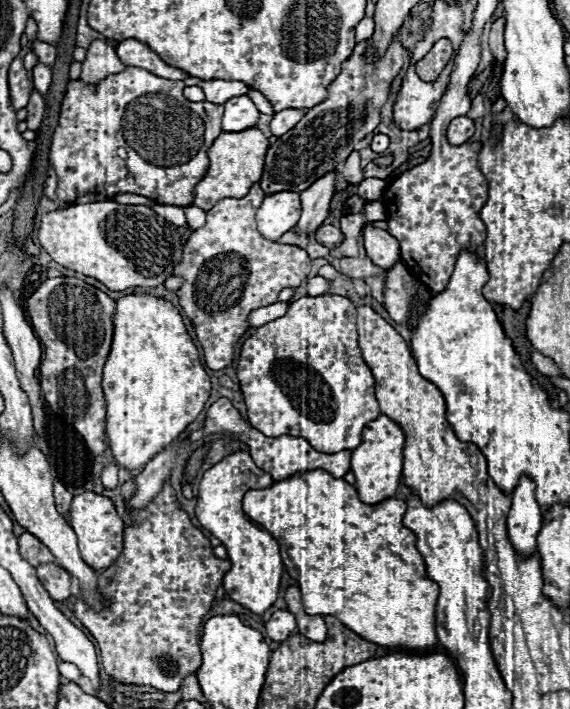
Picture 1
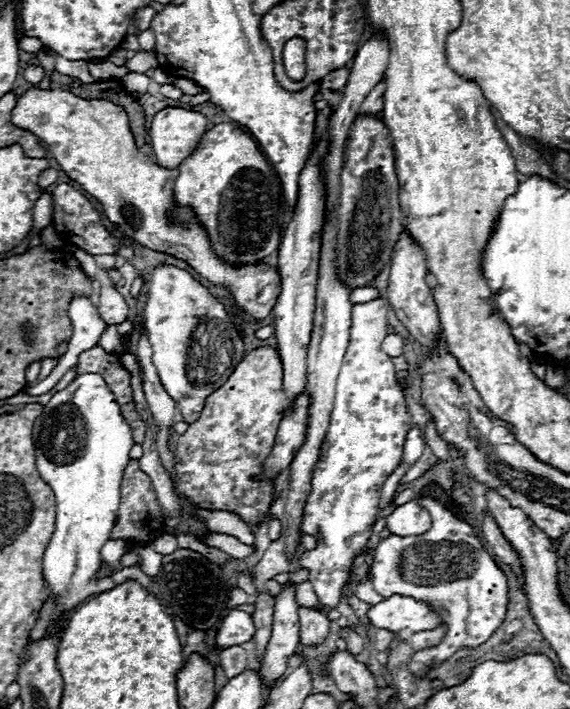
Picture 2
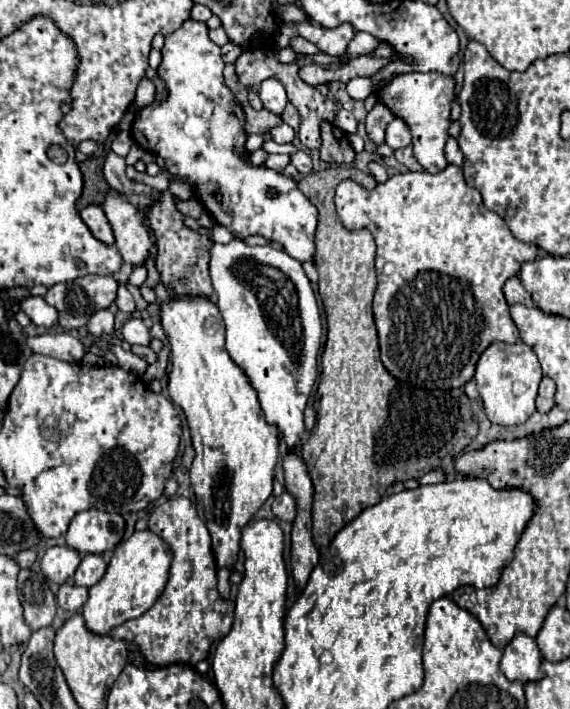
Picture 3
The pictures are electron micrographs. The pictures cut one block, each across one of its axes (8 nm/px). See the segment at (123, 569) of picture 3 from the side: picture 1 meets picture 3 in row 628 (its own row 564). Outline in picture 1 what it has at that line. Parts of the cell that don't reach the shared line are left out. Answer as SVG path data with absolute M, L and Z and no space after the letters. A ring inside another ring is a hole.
M82 492L74 496L70 504L70 526L74 528L78 536L80 554L96 570L106 570L116 562L116 558L122 552L122 534L124 534L124 522L118 516L114 504L110 498L96 494L96 492Z

